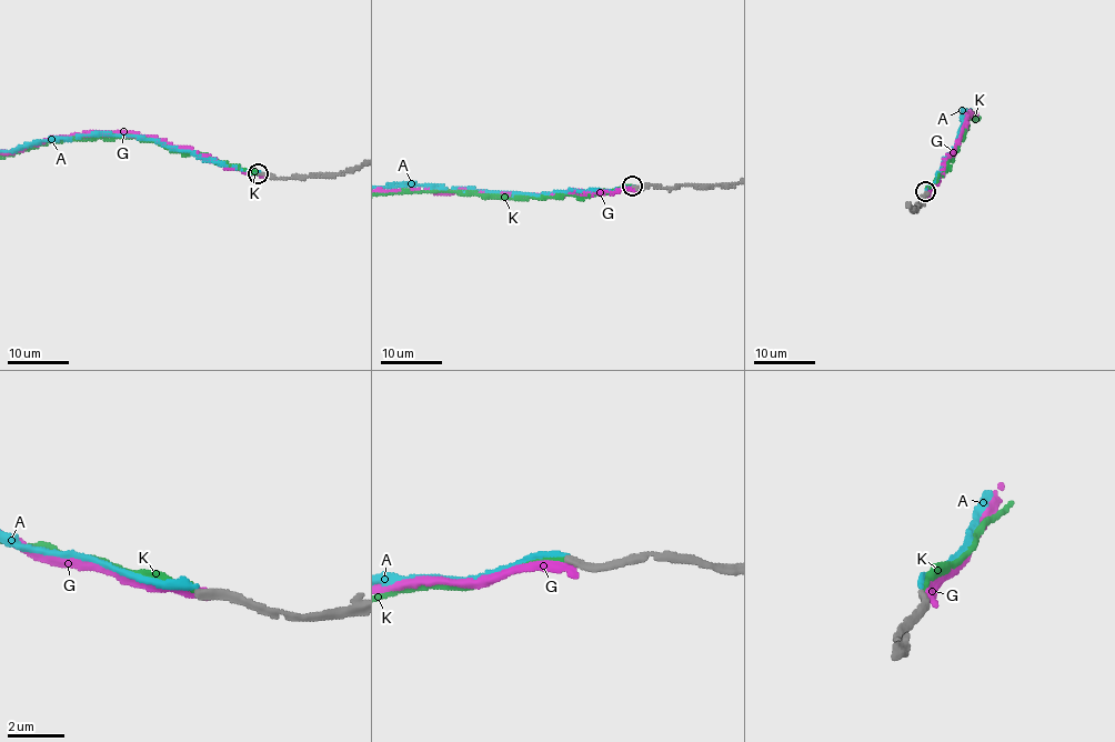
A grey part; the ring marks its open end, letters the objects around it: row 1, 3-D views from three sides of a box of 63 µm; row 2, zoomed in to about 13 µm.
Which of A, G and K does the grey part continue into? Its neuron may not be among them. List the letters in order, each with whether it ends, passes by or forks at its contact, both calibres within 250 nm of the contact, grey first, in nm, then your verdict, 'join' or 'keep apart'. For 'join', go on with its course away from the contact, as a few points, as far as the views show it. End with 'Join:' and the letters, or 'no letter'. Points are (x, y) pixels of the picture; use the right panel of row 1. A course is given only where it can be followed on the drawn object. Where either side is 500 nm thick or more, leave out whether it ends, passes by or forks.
A: it ends; calibres 260 and 220 nm; keep apart
G: it ends; calibres 320 and 280 nm; keep apart
K: it ends; calibres 280 and 200 nm; keep apart
Join: no letter

